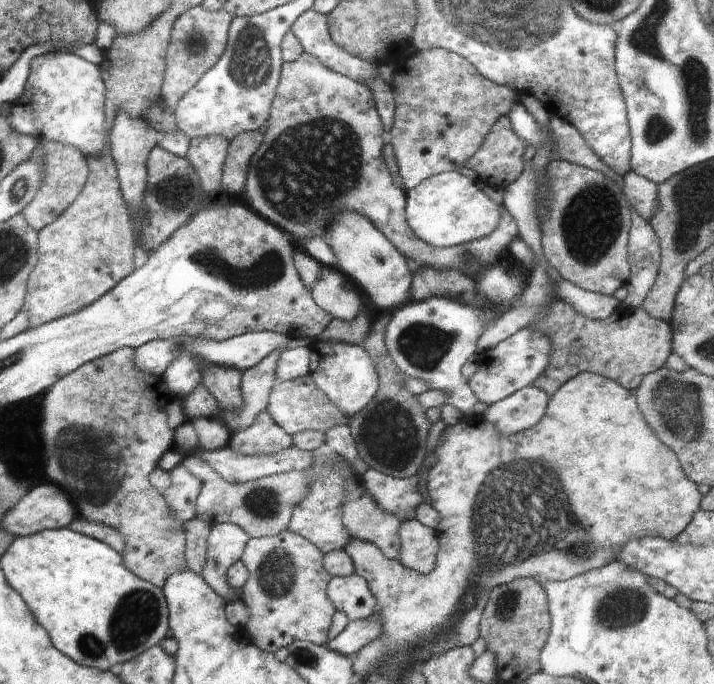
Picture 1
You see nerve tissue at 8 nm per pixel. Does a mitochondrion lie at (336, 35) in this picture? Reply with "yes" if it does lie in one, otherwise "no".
no

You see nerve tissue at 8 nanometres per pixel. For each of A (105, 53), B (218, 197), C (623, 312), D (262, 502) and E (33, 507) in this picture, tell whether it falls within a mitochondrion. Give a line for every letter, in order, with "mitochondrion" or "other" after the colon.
A: other
B: other
C: other
D: mitochondrion
E: other

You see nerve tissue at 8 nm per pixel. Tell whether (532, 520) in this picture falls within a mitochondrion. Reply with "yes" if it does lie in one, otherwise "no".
yes

